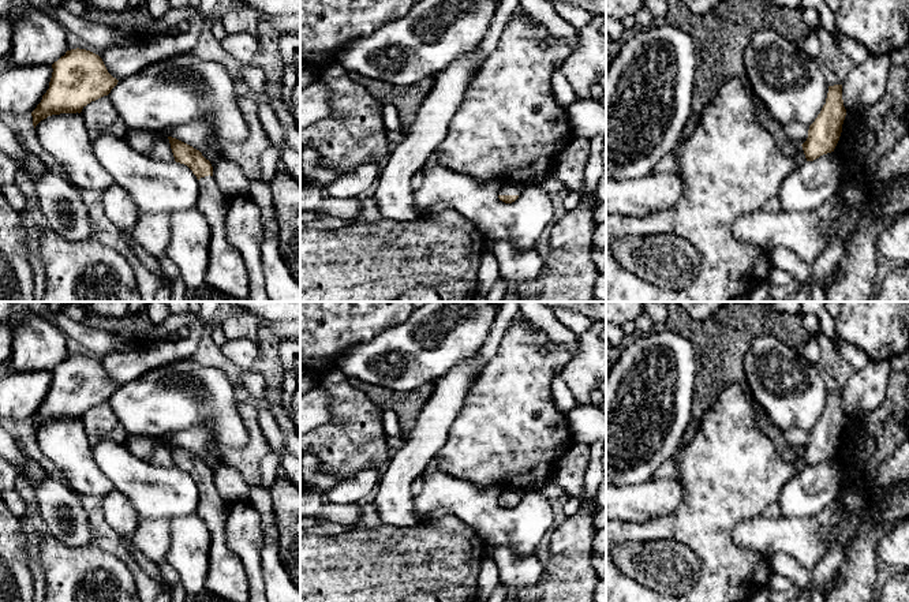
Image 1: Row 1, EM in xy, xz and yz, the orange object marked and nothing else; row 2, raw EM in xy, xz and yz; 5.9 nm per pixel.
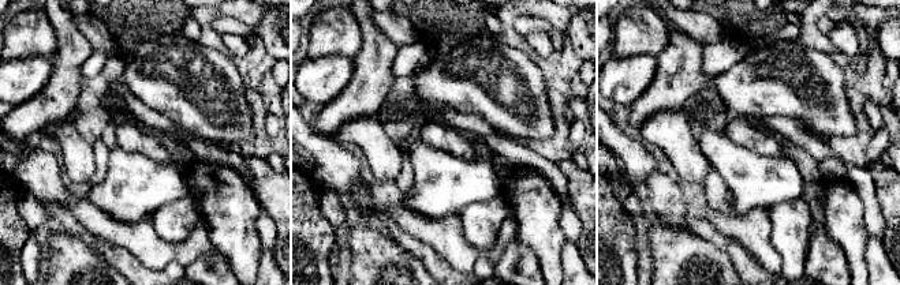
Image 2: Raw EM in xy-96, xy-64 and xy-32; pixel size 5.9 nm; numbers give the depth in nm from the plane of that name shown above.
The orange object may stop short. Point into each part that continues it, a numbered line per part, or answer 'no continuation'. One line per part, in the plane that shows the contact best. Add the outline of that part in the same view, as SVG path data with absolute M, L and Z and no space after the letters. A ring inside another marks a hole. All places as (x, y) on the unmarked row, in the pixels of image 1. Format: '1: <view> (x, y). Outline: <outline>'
1: xz (508, 493). Outline: M506 486L501 491L500 501L520 501L521 497L523 496L521 496L521 493L517 489Z

